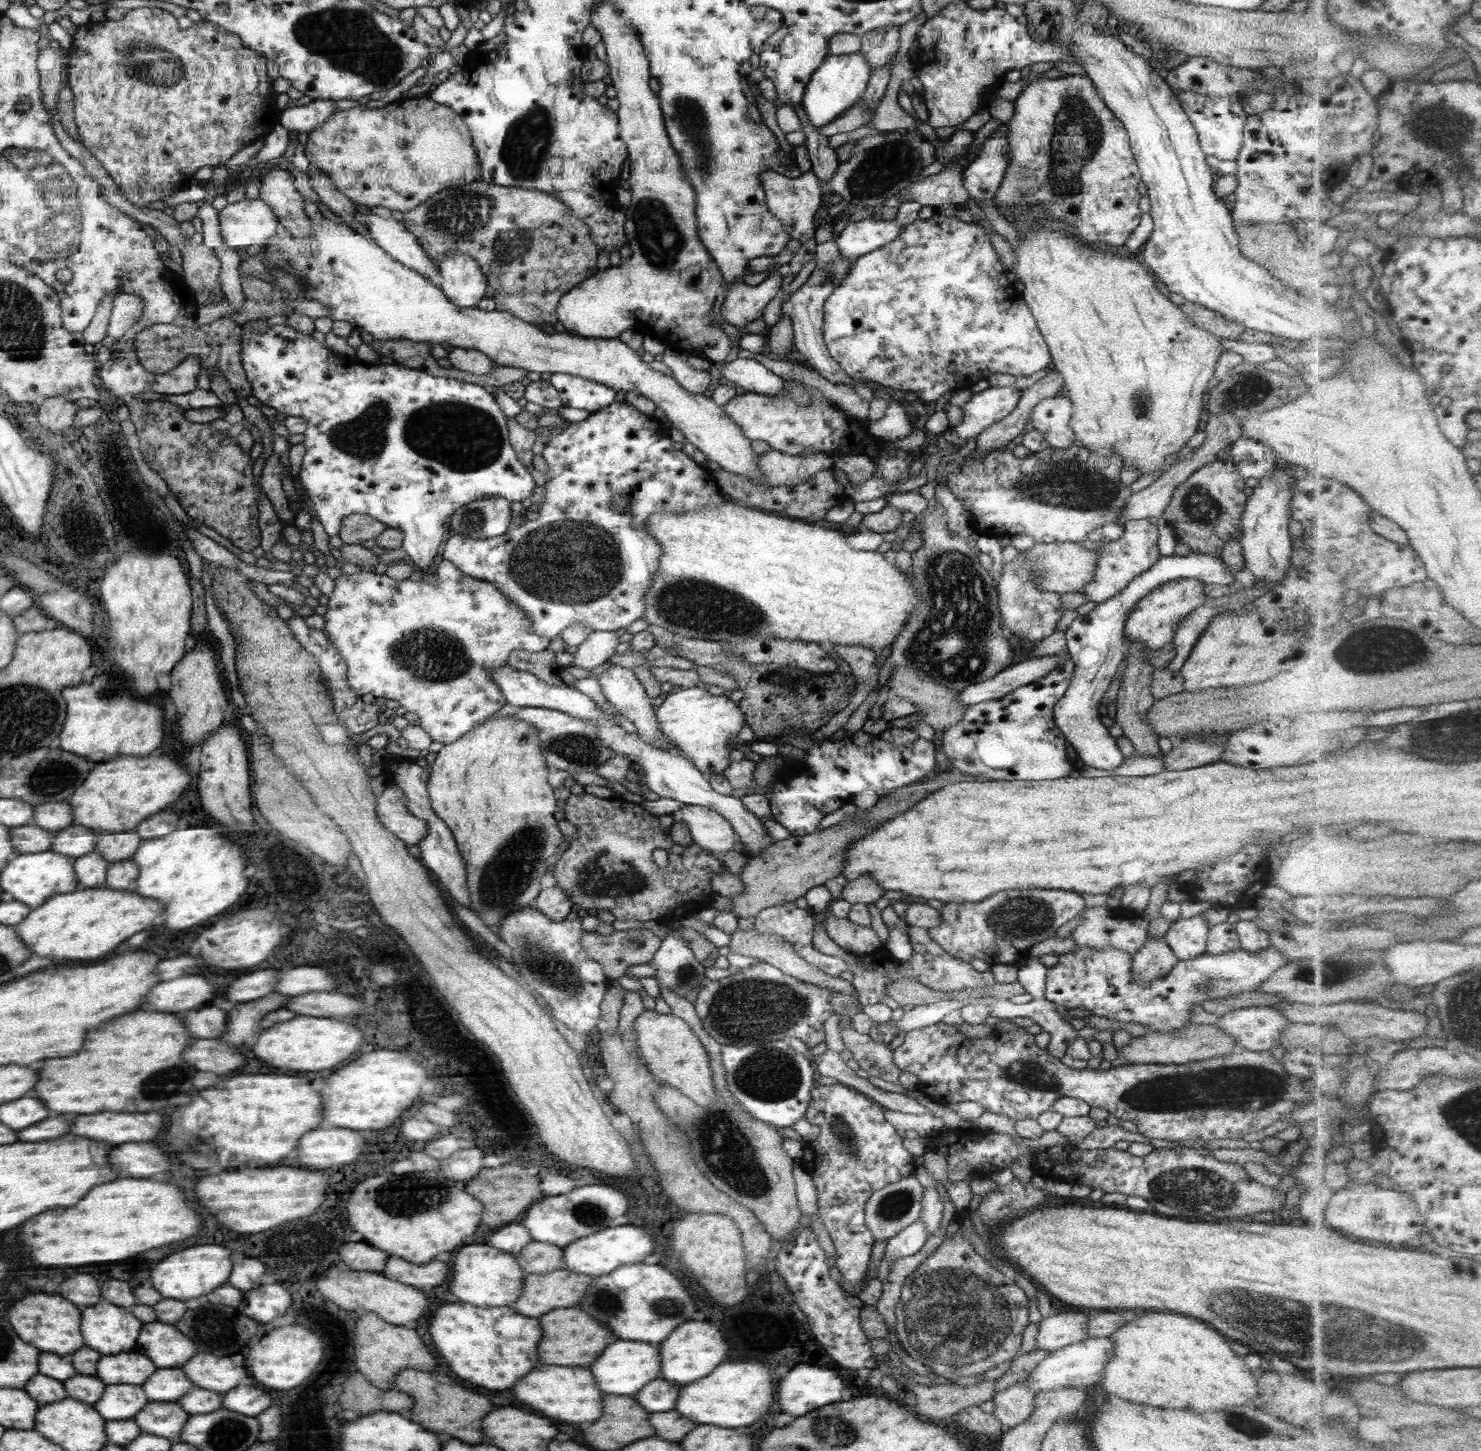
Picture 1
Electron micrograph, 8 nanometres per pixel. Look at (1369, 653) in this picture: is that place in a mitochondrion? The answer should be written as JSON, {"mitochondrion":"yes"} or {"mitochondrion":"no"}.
{"mitochondrion":"yes"}

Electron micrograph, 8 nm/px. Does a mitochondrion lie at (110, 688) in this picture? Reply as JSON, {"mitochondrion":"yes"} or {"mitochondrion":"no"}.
{"mitochondrion":"yes"}

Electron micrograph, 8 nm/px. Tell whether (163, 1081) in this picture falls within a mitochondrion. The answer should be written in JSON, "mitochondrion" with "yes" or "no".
{"mitochondrion":"yes"}

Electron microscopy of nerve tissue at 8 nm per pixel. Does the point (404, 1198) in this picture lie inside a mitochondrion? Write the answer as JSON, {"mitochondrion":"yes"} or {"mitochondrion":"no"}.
{"mitochondrion":"yes"}

